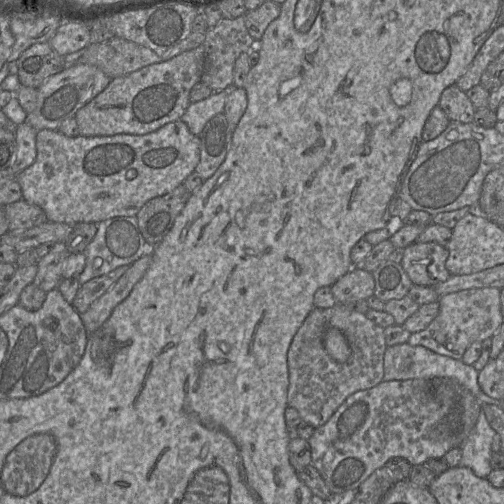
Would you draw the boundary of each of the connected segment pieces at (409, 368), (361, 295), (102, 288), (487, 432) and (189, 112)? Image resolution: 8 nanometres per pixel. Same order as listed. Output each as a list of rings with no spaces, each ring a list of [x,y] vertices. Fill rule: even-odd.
[[[409,343],[388,346],[384,355],[383,381],[448,378],[457,381],[467,388],[481,404],[498,405],[499,400],[487,396],[478,384],[479,372],[473,365],[467,365],[462,360],[437,354],[423,346],[411,346]]]
[[[353,267],[331,286],[331,292],[337,304],[367,300],[374,296],[374,289],[372,273],[359,267]]]
[[[125,265],[114,269],[106,275],[94,278],[81,285],[72,302],[73,308],[79,313],[84,313],[89,306],[107,292],[129,269]]]
[[[481,410],[476,425],[460,447],[462,456],[458,466],[468,467],[477,477],[487,479],[492,471],[491,444],[495,434]]]
[[[217,91],[203,100],[190,102],[180,120],[188,126],[193,135],[199,136],[212,117],[224,112],[226,97],[227,91]]]

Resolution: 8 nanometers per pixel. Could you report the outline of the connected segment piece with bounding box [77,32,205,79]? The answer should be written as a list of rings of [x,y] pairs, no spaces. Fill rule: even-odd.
[[[191,32],[185,39],[163,53],[114,37],[100,44],[89,44],[77,63],[99,68],[111,79],[125,76],[145,66],[167,61],[182,52],[194,49],[205,40],[205,33]]]

